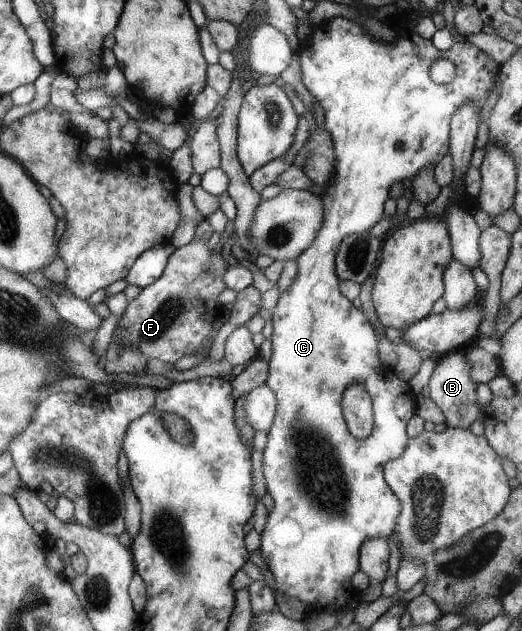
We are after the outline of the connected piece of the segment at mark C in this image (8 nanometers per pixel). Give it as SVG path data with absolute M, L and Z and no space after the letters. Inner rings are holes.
M341 16L330 18L321 29L313 30L312 34L302 42L299 48L299 64L301 67L301 80L306 86L306 89L312 94L315 101L323 107L325 111L325 129L331 135L334 151L336 152L335 176L330 181L328 188L325 189L327 194L322 198L324 204L324 222L320 226L319 232L315 240L306 248L297 258L298 276L295 282L288 290L279 295L275 308L271 311L273 314L274 333L272 336L272 356L268 362L268 377L266 385L270 389L274 389L277 394L278 408L277 418L274 419L273 426L268 430L268 441L263 453L263 472L266 480L266 492L272 496L274 500L273 510L268 515L267 522L263 532L260 534L261 556L267 563L268 569L271 570L275 578L274 591L291 598L301 600L307 606L309 614L318 615L321 612L327 614L339 615L352 604L352 599L355 596L355 591L352 588L351 577L359 568L359 553L360 546L368 538L373 537L389 537L395 530L397 517L400 515L402 504L395 493L389 488L385 482L383 467L386 462L399 458L406 449L408 443L407 433L405 428L407 422L413 418L416 411L416 396L408 382L401 380L394 369L387 368L379 358L378 336L374 331L373 325L369 319L363 314L361 309L356 308L352 301L343 294L340 288L340 277L336 268L336 256L342 240L353 233L362 233L373 228L379 220L385 215L383 214L383 204L389 198L389 190L395 182L409 182L415 180L422 168L433 167L443 157L448 154L450 145L450 122L451 117L456 113L456 110L472 101L479 109L485 106L487 98L491 91L496 88L497 75L500 64L495 62L493 58L479 49L475 44L465 42L455 42L446 51L438 50L431 39L424 39L415 30L414 25L395 24L397 31L396 39L392 43L384 43L381 40L375 39L363 25L363 21L351 20ZM436 60L450 60L456 68L456 75L451 82L447 84L436 83L430 75L431 65ZM360 383L366 390L370 390L372 395L372 411L374 412L374 427L372 433L365 440L357 440L349 431L342 413L342 398L343 393L348 386Z

